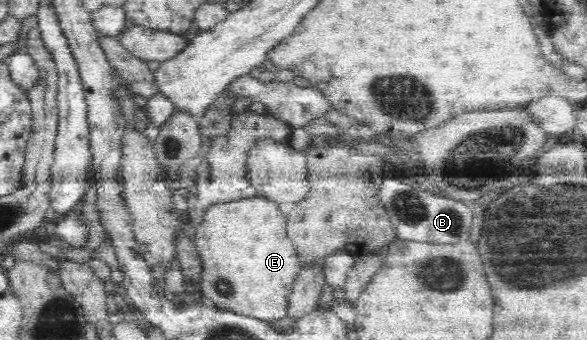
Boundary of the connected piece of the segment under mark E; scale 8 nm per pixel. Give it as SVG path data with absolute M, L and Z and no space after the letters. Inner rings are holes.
M264 197L214 205L197 227L194 244L201 262L198 294L206 302L265 322L289 315L289 299L302 261L297 246L288 239L286 217L278 205Z

